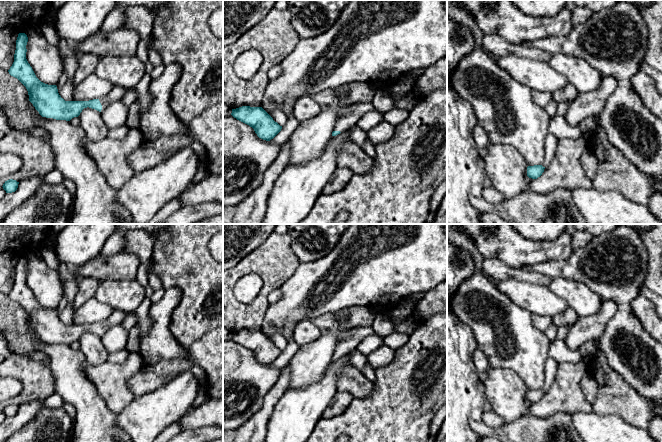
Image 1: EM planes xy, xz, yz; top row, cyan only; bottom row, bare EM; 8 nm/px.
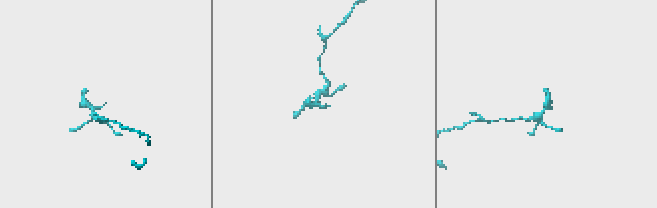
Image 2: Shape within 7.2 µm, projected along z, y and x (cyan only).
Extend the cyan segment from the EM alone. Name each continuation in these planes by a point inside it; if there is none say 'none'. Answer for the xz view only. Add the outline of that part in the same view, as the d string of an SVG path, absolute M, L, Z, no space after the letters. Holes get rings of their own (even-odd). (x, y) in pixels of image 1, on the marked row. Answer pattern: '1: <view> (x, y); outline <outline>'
1: xz (349, 116); outline M372 101L351 104L340 110L340 117L334 131L346 131L356 125L358 120L367 112L374 110Z

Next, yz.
none

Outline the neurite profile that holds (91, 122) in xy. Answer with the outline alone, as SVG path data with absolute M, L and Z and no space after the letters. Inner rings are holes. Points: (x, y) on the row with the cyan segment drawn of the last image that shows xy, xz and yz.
M87 107L78 117L80 128L84 131L86 140L96 142L107 137L108 129L102 120L101 112Z

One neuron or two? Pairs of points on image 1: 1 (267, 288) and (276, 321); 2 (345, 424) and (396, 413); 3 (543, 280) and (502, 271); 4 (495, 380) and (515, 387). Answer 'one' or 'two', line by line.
1: two
2: one
3: one
4: one

